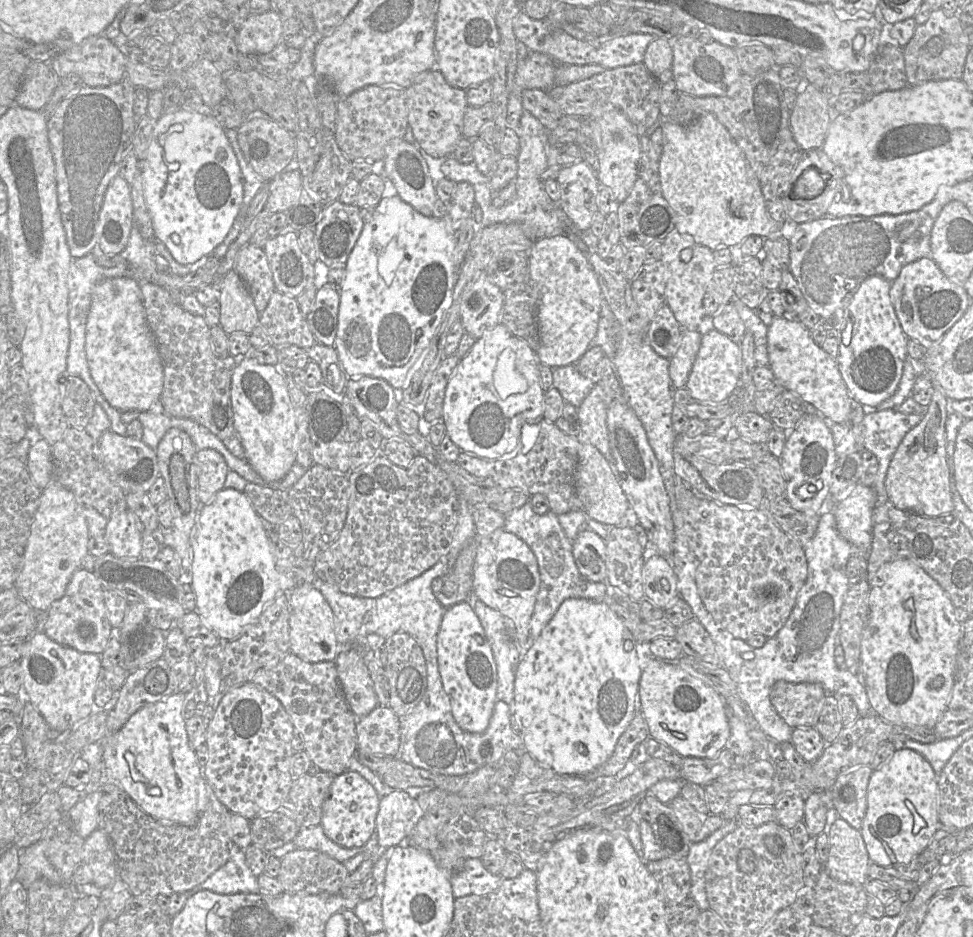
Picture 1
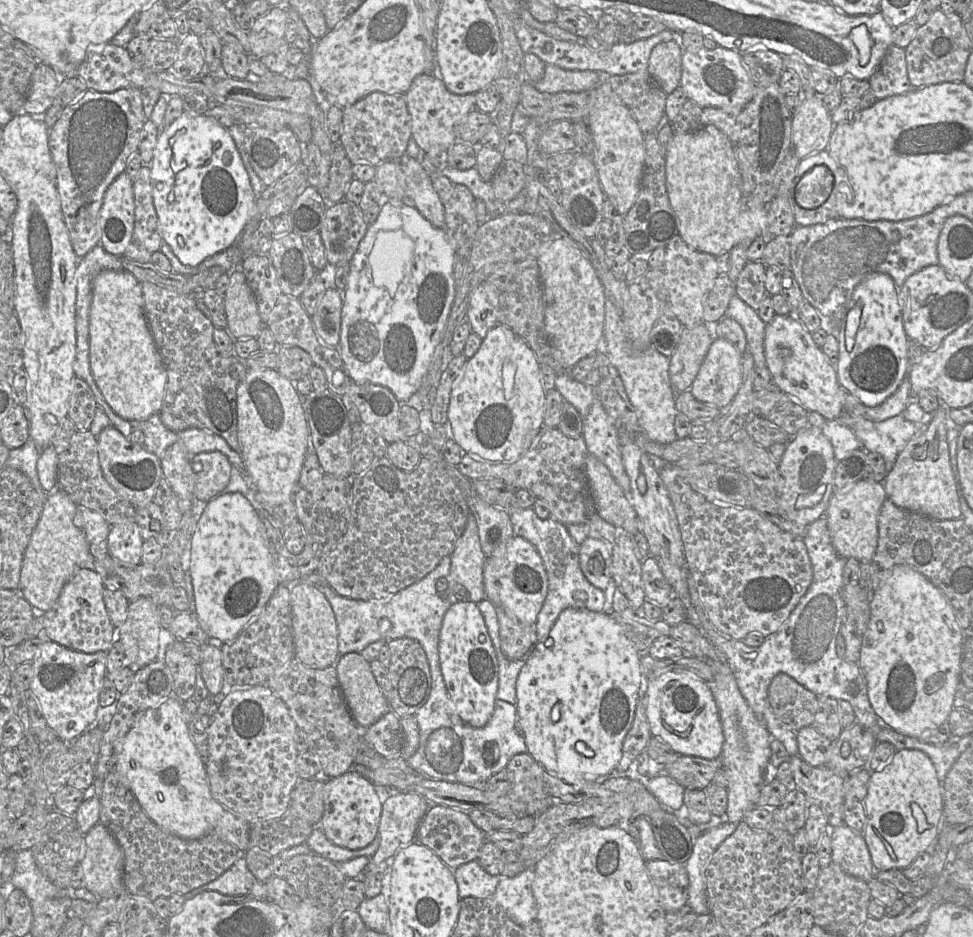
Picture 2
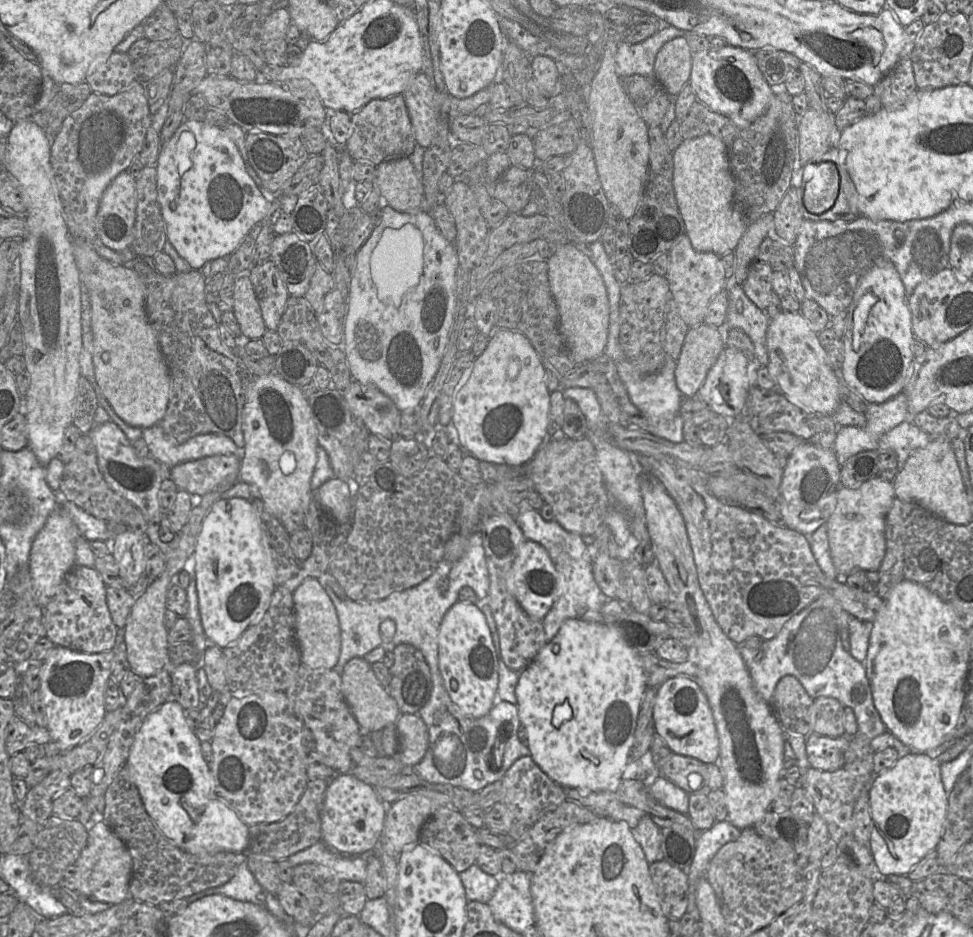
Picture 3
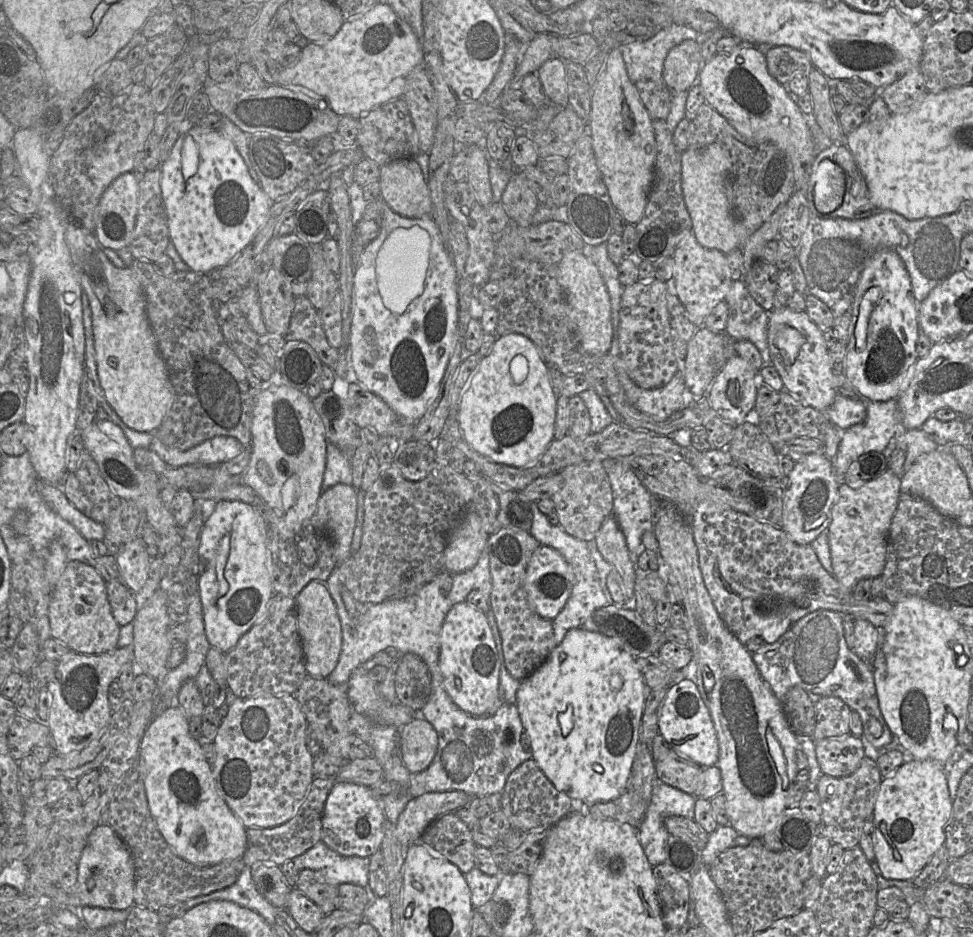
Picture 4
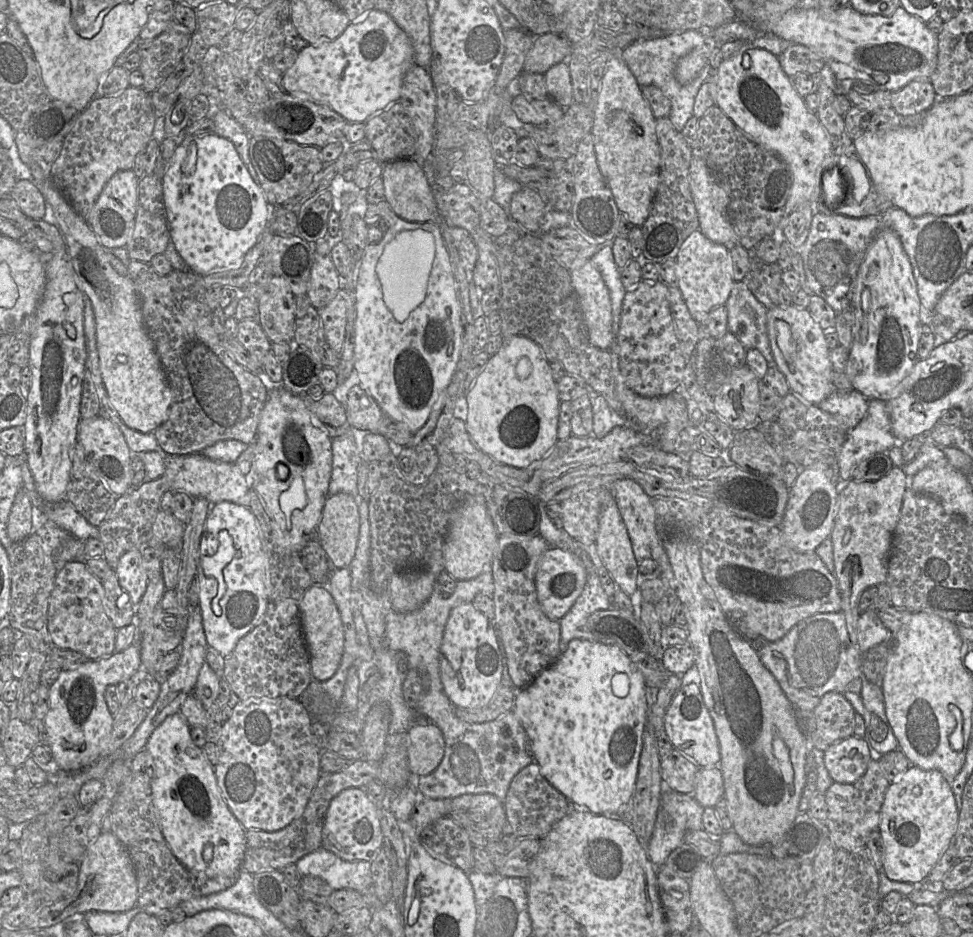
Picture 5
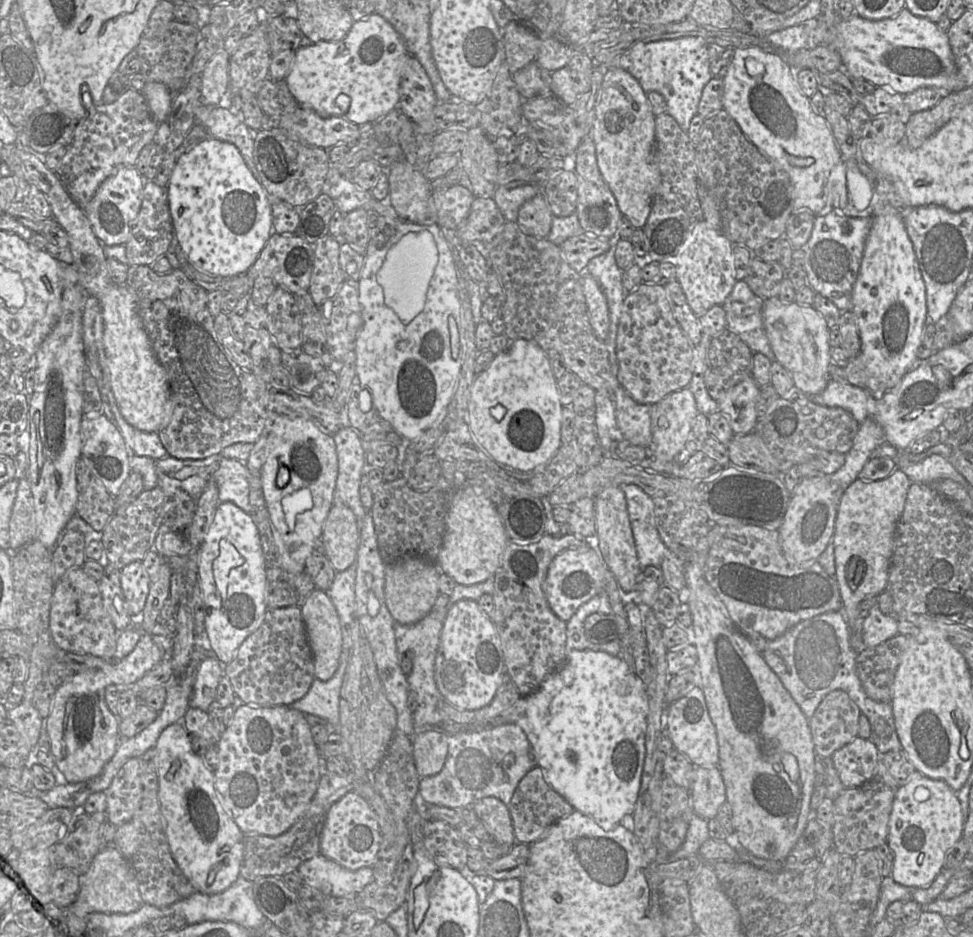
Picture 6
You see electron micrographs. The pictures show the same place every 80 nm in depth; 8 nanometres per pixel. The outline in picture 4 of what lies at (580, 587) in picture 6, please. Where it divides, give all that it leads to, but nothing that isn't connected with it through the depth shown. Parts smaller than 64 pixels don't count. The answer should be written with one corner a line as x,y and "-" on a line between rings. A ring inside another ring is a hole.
540,545
529,559
524,577
524,589
532,608
541,617
553,620
565,606
572,588
573,575
565,559
555,549

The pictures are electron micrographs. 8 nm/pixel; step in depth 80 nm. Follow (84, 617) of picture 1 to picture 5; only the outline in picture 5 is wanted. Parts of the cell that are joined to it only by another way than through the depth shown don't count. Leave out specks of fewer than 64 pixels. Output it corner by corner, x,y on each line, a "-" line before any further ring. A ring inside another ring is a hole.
84,560
59,565
54,589
49,598
48,630
54,645
98,660
115,652
117,629
107,615
102,581
87,568

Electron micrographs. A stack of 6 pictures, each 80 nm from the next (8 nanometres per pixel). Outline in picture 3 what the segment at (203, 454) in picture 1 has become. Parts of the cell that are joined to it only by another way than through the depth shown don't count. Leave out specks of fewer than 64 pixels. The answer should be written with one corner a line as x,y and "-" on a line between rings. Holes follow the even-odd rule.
214,455
195,461
188,461
169,469
171,479
179,490
187,491
191,496
204,496
214,490
227,478
237,478
241,459
233,455

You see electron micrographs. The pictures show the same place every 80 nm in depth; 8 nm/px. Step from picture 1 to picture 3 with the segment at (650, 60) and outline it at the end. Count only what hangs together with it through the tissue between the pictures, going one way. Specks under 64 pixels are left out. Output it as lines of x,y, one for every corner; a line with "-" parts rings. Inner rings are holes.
684,36
666,42
658,51
654,78
672,98
689,83
692,54

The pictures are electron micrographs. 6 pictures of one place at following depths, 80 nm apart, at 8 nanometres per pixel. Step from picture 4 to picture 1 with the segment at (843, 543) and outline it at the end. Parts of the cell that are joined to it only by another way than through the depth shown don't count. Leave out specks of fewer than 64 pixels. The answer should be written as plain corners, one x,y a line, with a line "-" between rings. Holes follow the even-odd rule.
857,484
844,500
835,502
833,513
840,535
860,549
869,550
872,543
873,513
876,506
876,494
872,486

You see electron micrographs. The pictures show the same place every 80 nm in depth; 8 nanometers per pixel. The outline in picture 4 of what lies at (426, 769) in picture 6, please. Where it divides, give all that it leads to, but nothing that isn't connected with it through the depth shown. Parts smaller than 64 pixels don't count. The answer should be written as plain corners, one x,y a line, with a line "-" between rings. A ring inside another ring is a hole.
414,718
400,728
400,756
410,773
427,769
435,757
437,748
437,732
426,719

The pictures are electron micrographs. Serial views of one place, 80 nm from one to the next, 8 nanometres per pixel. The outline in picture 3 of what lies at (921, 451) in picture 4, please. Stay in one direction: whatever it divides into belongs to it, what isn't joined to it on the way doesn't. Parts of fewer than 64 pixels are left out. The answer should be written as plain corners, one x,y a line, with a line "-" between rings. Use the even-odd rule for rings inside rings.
910,419
903,421
879,440
878,450
892,450
897,456
897,468
901,470
907,458
917,449
924,448
932,438

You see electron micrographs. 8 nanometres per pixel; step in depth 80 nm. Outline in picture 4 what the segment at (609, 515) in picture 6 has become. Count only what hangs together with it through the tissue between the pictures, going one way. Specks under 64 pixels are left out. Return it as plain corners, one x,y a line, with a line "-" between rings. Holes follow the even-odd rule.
609,516
601,525
594,539
599,553
620,576
625,595
634,597
637,567
631,559
625,537
614,516

